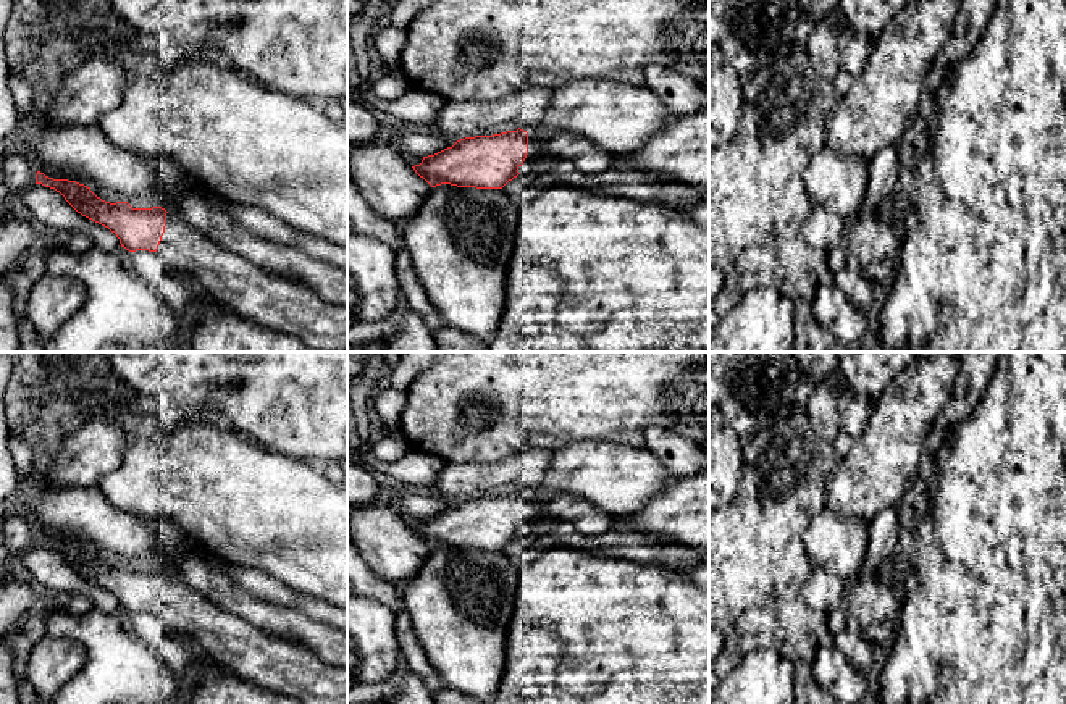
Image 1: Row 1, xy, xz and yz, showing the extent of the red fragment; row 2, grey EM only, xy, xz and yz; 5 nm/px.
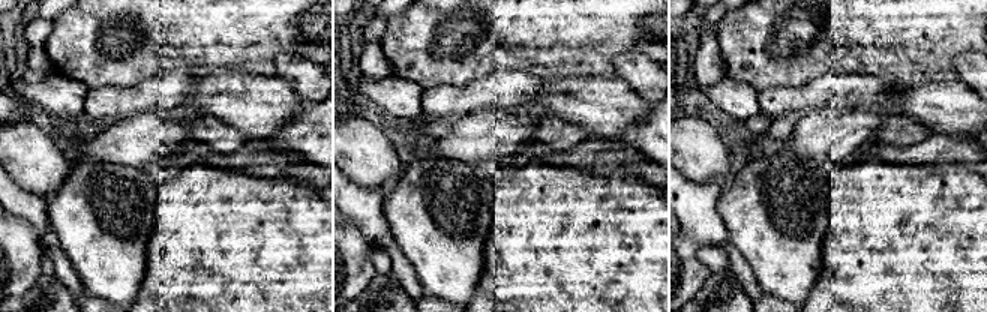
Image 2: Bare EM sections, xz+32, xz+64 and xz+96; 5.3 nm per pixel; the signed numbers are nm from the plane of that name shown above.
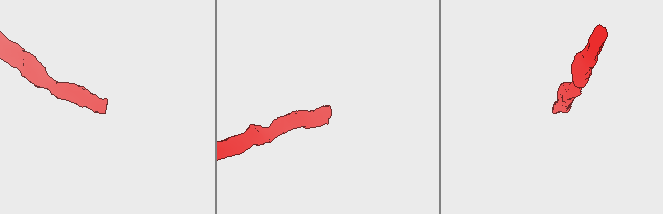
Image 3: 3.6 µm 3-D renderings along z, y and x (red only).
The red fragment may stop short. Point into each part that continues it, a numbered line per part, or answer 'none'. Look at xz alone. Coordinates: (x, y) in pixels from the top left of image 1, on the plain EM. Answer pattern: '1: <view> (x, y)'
1: xz (537, 511)

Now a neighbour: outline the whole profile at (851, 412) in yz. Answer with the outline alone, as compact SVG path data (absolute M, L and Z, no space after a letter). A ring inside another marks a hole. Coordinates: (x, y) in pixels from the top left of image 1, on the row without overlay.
M848 388L837 392L837 415L840 430L858 438L866 425L871 407L858 399Z

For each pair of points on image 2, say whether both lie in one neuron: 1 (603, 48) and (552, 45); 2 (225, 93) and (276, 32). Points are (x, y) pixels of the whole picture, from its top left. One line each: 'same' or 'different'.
1: same
2: different

